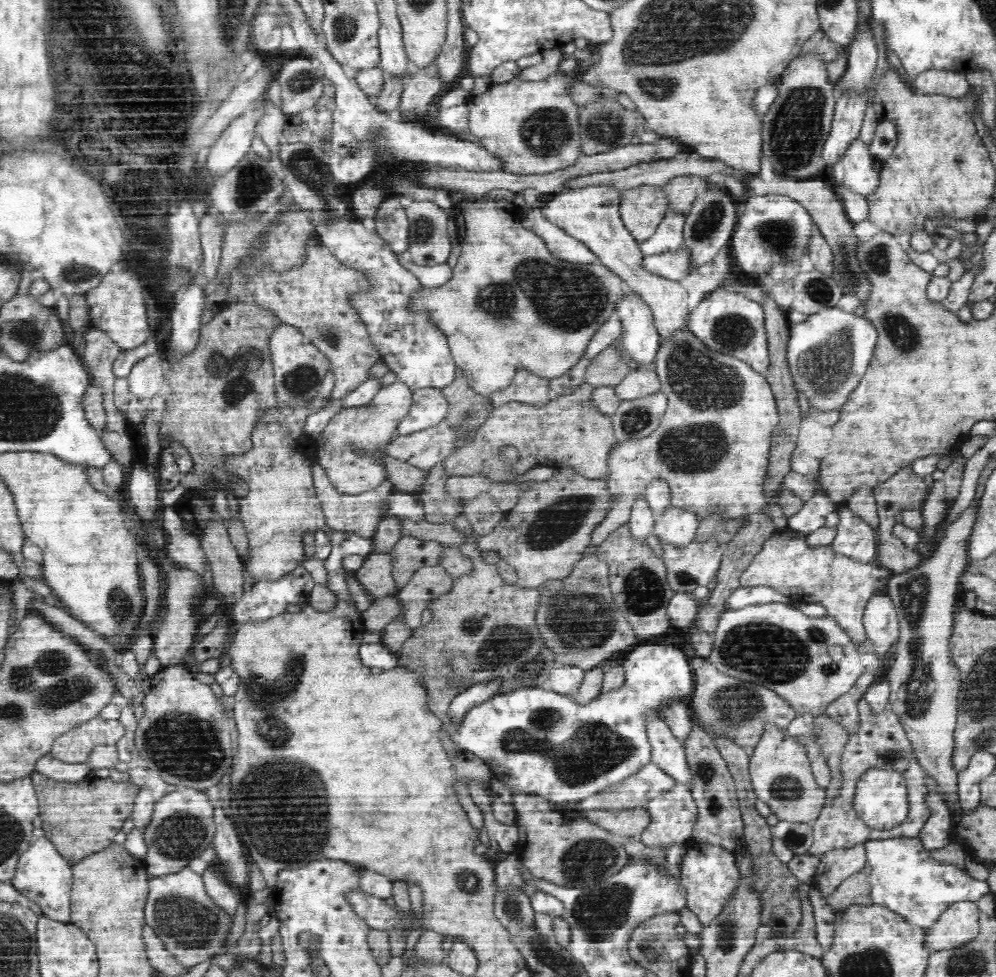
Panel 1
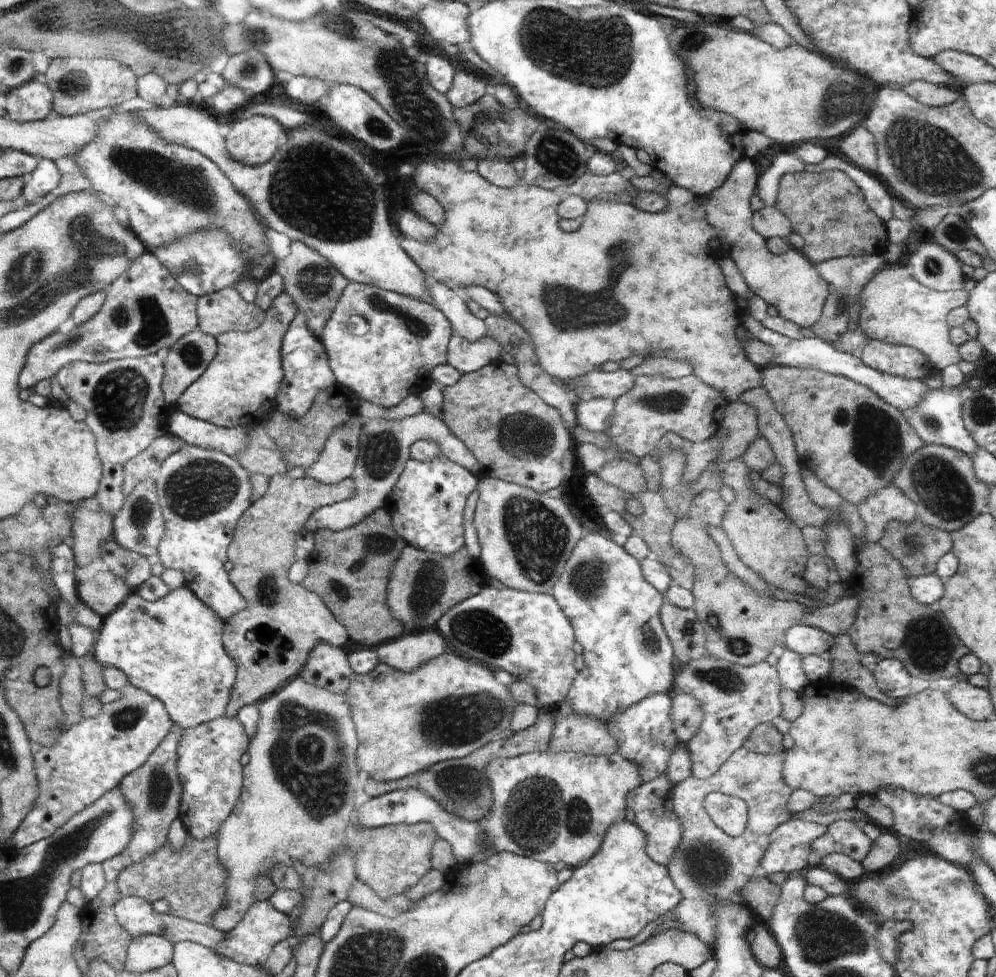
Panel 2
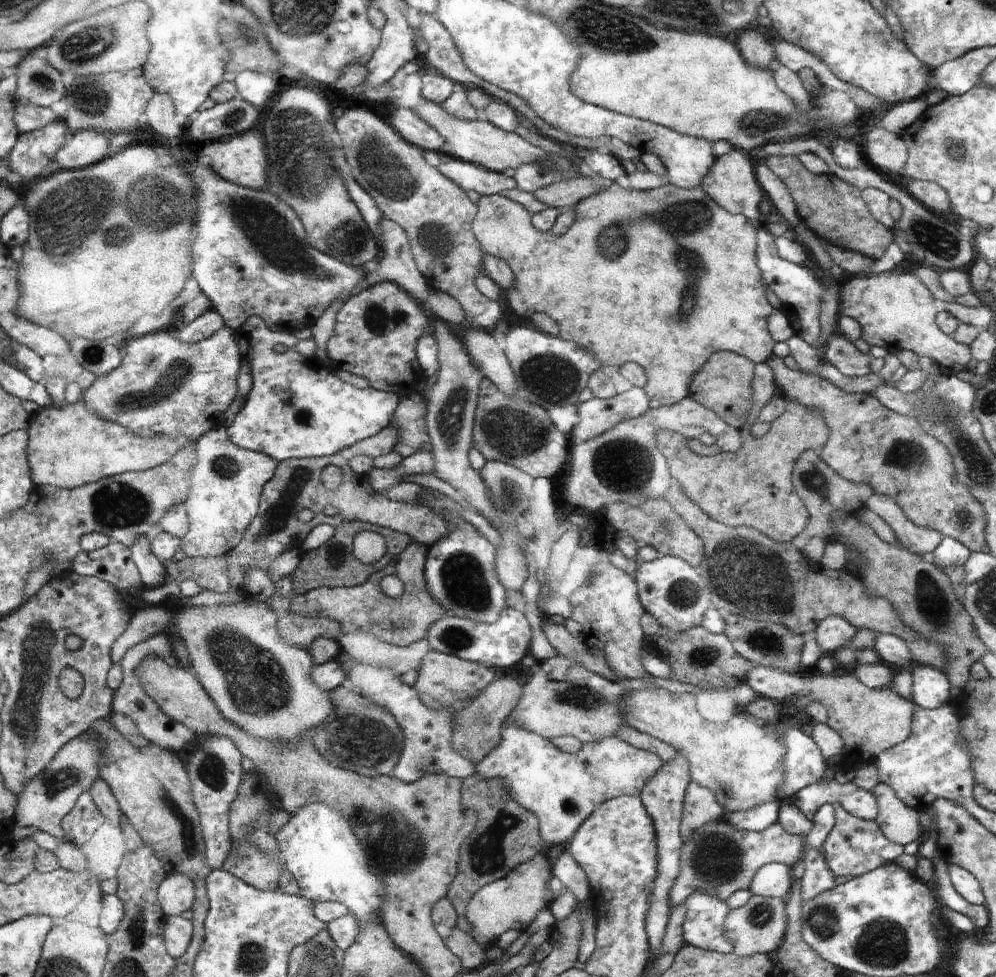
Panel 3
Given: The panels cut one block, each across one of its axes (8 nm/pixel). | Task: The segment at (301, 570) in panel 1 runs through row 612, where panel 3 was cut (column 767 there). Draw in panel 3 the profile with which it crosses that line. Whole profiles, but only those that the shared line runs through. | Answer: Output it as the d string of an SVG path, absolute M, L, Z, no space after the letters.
M762 227L757 235L757 261L763 277L771 284L774 296L780 299L783 304L782 312L787 316L793 328L800 332L803 339L814 345L821 337L821 302L823 301L823 284L819 281L814 272L793 262L784 260L777 251L775 237L768 230Z

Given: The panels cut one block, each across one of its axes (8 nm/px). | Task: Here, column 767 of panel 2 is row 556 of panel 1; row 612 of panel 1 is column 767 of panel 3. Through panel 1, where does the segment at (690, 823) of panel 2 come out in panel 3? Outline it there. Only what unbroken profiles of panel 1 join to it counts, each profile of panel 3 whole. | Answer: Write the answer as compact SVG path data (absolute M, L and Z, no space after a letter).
M722 818L694 833L680 852L681 872L671 890L673 903L685 902L694 891L715 894L725 901L736 890L748 889L758 870L768 863L784 862L793 870L795 862L803 856L803 842L778 822L758 832L736 830Z

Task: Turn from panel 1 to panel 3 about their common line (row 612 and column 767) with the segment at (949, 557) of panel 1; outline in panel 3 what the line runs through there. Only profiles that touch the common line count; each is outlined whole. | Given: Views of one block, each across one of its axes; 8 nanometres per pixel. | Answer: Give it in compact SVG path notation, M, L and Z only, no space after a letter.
M752 895L743 906L730 909L723 922L725 937L732 943L733 952L741 957L774 952L786 936L784 930L787 930L787 912L778 897Z

